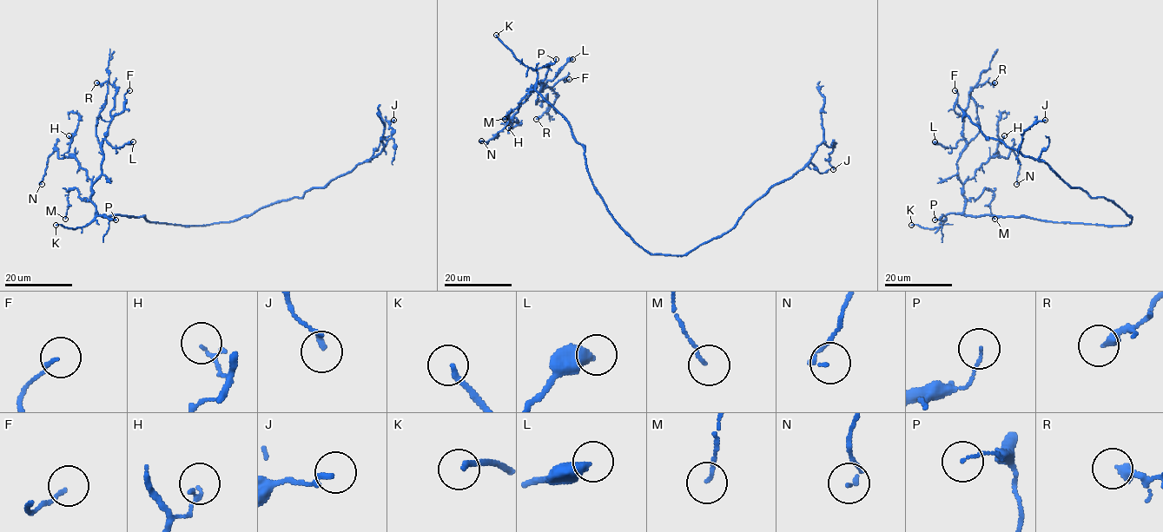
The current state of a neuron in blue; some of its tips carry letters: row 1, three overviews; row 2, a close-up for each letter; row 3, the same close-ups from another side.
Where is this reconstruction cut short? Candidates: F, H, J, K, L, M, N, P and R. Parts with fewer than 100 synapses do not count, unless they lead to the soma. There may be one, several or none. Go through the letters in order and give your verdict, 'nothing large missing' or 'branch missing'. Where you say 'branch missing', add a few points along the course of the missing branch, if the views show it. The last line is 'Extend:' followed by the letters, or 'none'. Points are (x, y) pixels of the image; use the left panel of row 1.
F: nothing large missing
H: nothing large missing
J: nothing large missing
K: branch missing
L: nothing large missing
M: nothing large missing
N: nothing large missing
P: nothing large missing
R: nothing large missing
Extend: K

